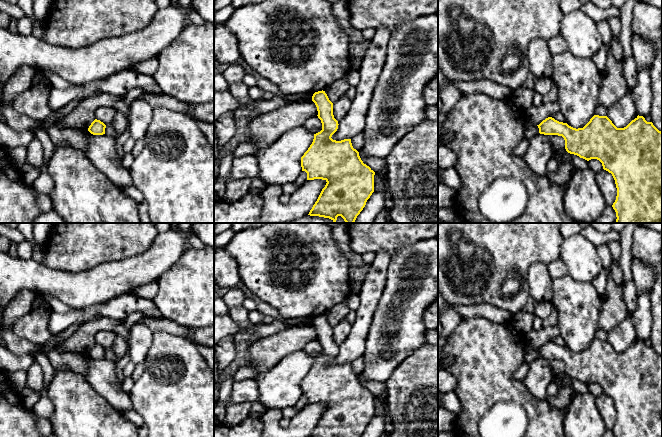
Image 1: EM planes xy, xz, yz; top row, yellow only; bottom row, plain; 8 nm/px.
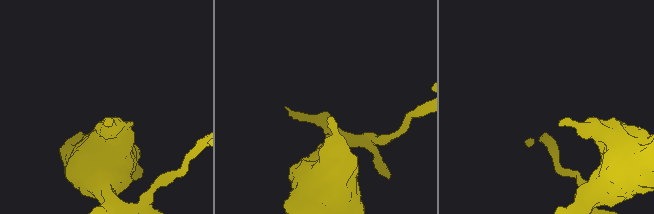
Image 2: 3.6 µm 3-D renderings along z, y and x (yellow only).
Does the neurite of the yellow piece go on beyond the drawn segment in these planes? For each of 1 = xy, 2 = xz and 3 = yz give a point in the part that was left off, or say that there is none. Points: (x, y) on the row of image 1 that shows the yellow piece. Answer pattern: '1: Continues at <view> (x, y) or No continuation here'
1: No continuation here
2: No continuation here
3: No continuation here

